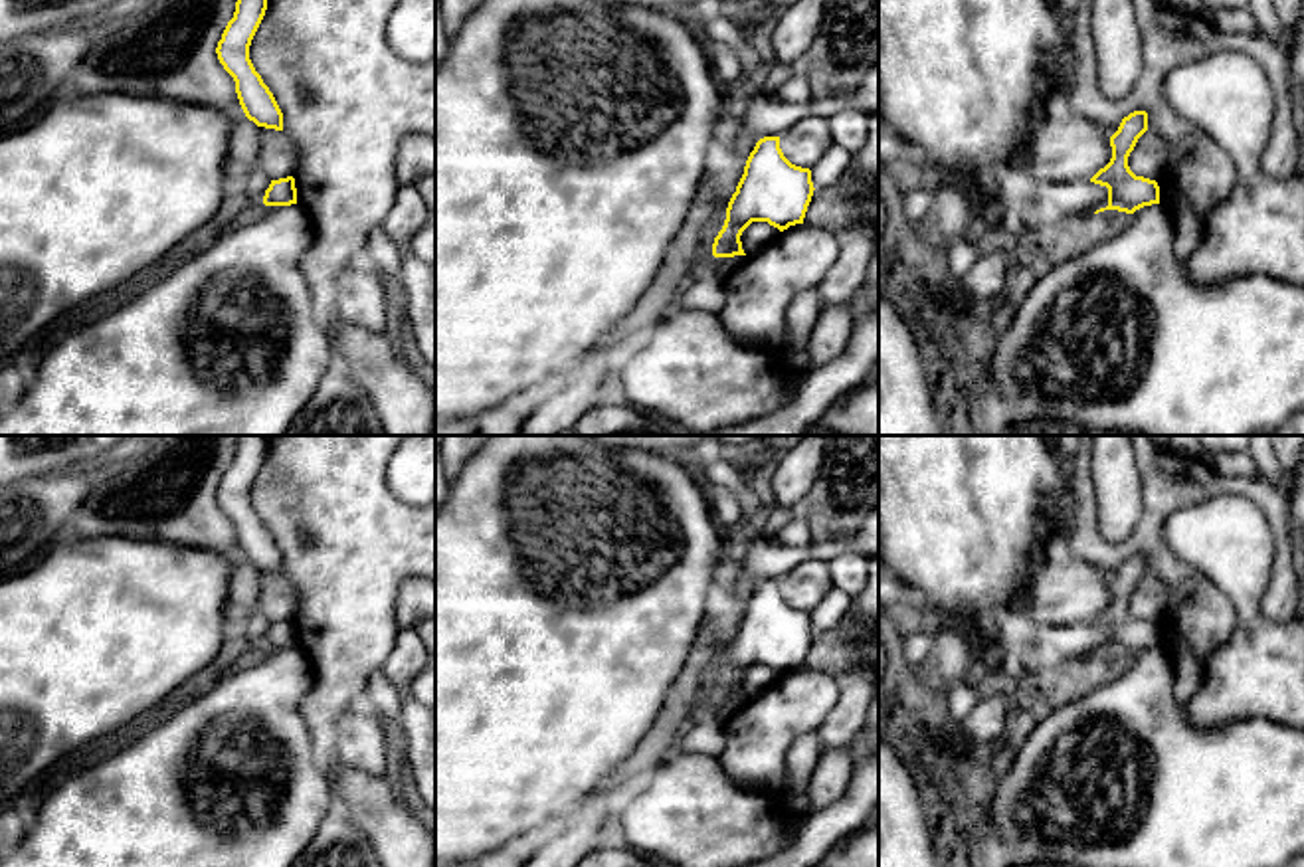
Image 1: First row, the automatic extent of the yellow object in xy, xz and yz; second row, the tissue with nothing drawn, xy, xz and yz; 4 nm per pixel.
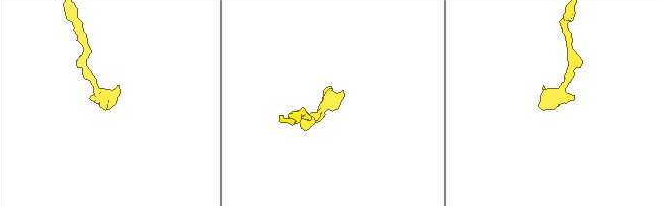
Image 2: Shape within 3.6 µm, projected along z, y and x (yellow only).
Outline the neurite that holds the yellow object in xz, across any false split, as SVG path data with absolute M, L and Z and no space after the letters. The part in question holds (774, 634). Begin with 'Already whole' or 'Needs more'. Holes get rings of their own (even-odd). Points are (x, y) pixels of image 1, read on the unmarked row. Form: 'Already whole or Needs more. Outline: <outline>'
Needs more. Outline: M780 580L760 582L728 645L712 697L704 701L704 715L724 722L746 703L740 679L752 665L768 665L780 675L803 667L813 633L811 614L784 600Z

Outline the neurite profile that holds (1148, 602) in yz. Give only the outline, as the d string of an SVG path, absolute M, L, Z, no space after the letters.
M1148 572L1128 600L1128 610L1136 620L1158 624L1165 614L1165 586Z

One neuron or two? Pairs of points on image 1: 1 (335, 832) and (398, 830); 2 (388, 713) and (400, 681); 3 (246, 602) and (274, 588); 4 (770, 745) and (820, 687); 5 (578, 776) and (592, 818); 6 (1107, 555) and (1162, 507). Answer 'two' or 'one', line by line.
1: two
2: two
3: two
4: one
5: two
6: one

